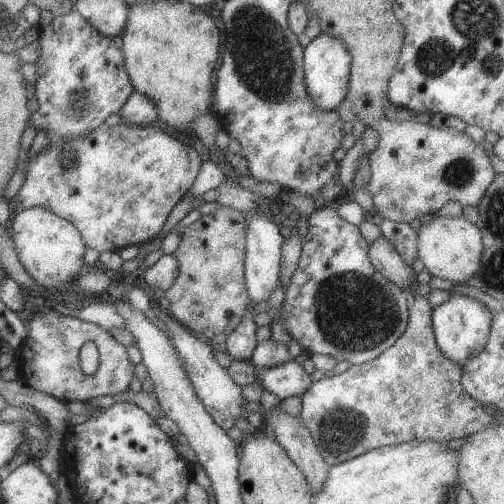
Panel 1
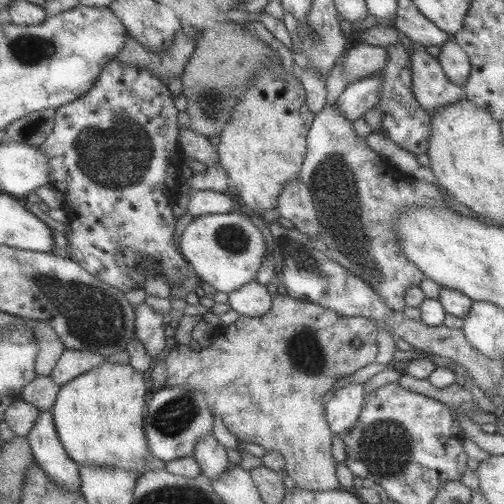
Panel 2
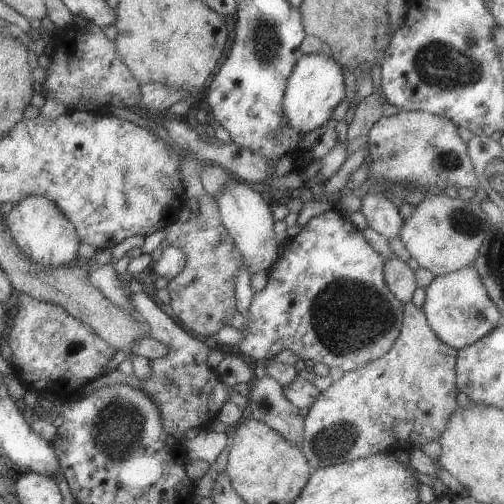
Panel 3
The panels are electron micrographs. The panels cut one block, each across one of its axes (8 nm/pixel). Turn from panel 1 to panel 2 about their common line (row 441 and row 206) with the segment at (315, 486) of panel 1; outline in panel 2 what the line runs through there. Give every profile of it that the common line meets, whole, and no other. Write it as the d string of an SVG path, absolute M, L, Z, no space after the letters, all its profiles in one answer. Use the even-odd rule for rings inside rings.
M293 178L283 186L277 198L277 210L281 218L289 220L295 226L295 230L307 236L319 234L319 222L313 208L313 198L303 180Z

